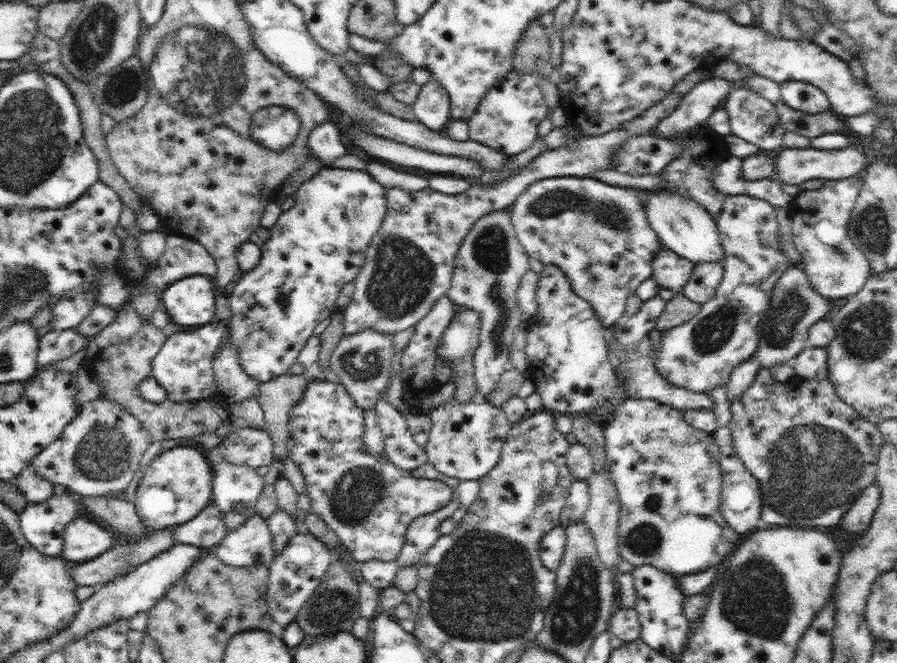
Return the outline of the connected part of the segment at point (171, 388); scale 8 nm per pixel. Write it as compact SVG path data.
M220 321L216 324L208 323L206 326L199 325L200 328L192 328L190 332L172 334L172 330L170 330L169 337L164 341L159 354L152 361L152 377L166 390L168 399L178 403L186 403L189 401L211 401L218 398L218 388L216 388L214 380L212 361L216 351L224 344L224 340L229 334L227 325L226 321Z

